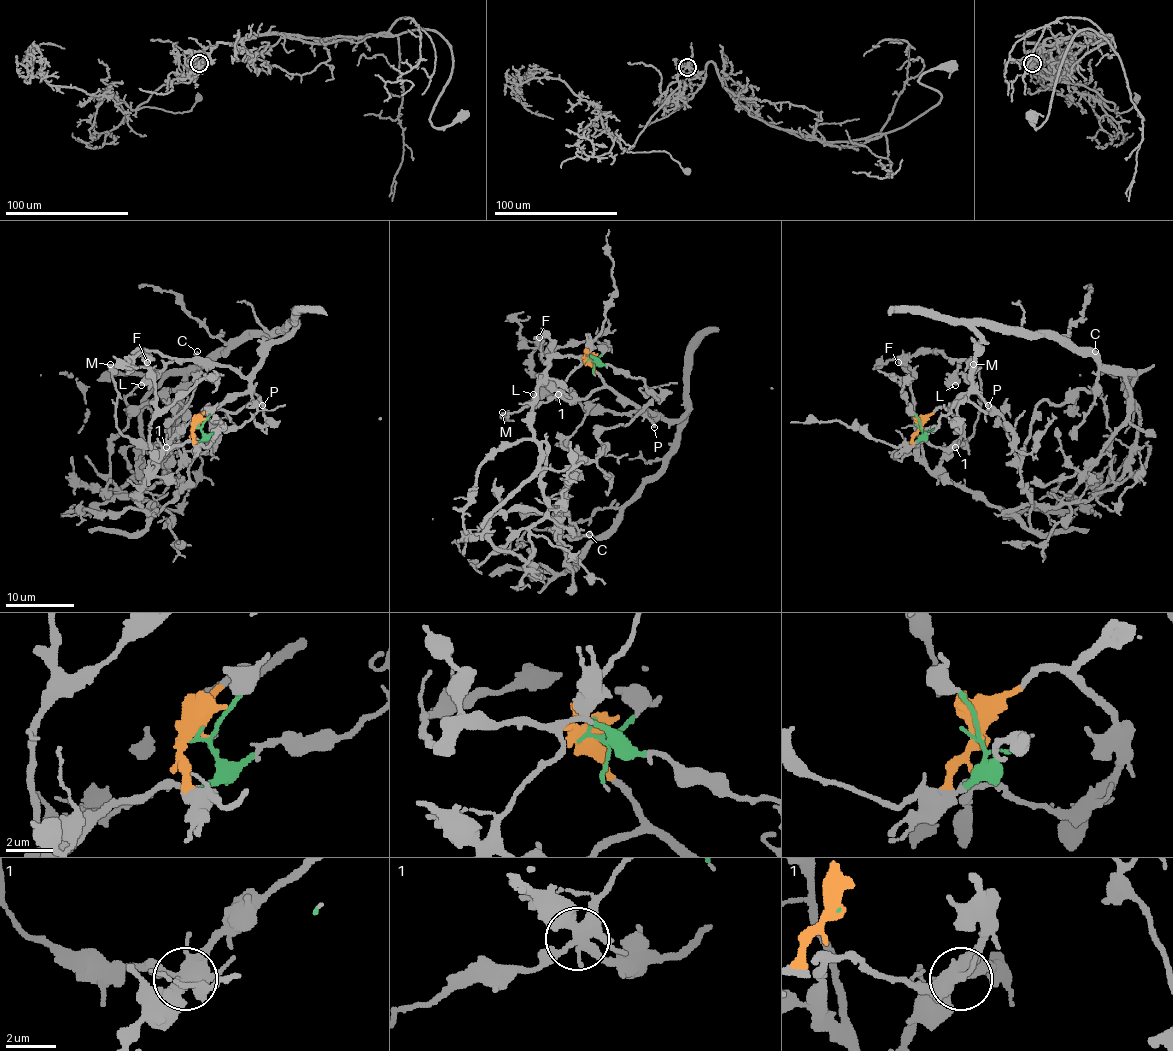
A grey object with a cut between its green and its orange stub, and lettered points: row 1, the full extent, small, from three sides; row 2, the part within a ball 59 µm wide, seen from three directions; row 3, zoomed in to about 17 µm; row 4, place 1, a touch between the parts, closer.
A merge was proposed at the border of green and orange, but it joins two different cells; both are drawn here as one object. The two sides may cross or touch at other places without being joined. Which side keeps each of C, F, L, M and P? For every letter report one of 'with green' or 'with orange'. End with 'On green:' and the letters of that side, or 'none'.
C: with orange
F: with orange
L: with orange
M: with green
P: with orange
On green: M

